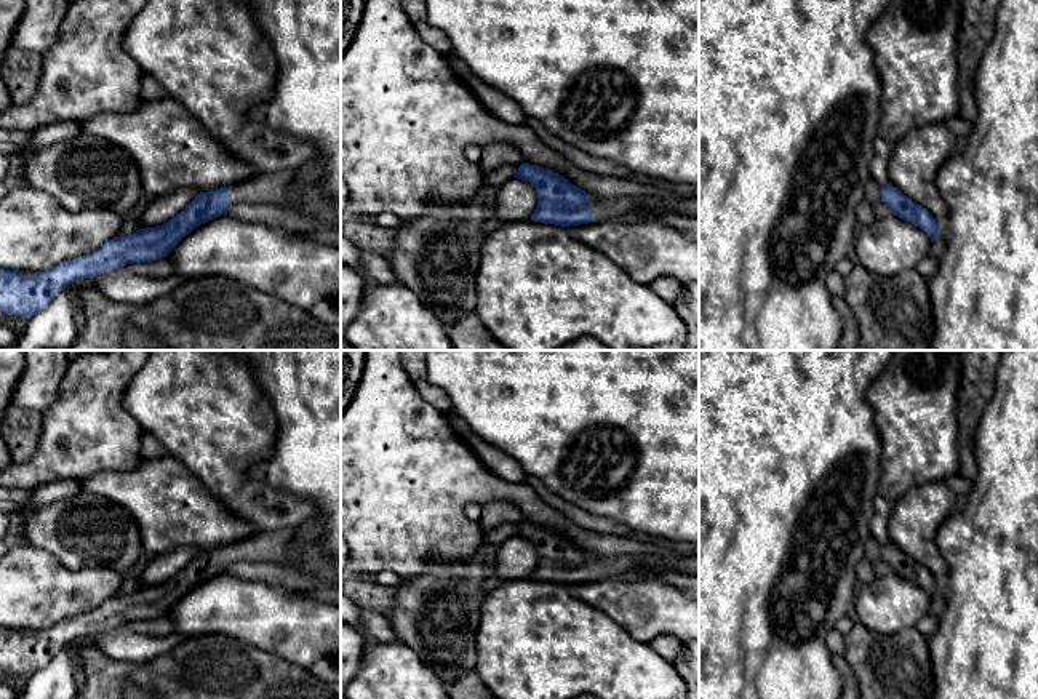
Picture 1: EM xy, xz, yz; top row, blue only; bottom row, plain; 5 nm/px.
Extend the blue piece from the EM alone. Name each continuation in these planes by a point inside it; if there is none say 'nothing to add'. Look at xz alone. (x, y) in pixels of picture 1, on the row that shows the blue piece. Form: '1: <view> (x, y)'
1: xz (603, 208)

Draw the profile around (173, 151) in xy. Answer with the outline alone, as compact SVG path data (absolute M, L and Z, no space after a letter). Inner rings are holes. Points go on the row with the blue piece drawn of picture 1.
M142 101L131 112L109 112L82 122L82 134L107 139L138 163L146 195L181 189L210 192L258 173L234 158L178 101Z

